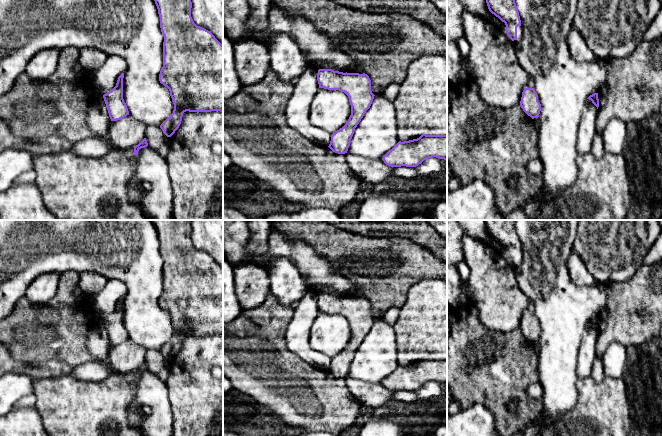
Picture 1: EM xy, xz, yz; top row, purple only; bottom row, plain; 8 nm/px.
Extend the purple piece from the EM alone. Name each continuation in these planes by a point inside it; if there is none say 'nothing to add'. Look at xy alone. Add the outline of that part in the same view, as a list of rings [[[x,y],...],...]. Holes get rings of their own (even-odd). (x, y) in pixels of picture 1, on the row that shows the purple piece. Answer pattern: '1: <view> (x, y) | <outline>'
1: xy (73, 187) | [[[134,147],[126,151],[111,151],[107,155],[99,158],[76,156],[70,152],[35,156],[33,170],[36,172],[34,184],[42,194],[44,205],[58,220],[147,220],[140,209],[130,203],[127,196],[127,185],[134,172]]]

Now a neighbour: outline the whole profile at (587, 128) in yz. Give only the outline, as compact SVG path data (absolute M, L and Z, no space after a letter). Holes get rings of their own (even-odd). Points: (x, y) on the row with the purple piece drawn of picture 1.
M591 100L585 101L582 118L577 134L577 151L586 154L591 151L593 139L596 133L598 109Z

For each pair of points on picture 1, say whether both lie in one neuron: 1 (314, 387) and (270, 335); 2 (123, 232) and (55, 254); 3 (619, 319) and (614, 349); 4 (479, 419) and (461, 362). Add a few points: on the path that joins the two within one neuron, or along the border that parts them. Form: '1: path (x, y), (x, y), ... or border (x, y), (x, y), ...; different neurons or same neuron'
1: path (301, 374), (277, 348); same neuron
2: path (106, 232), (77, 232), (72, 237); same neuron
3: border (626, 346), (611, 342), (601, 357); different neurons
4: border (461, 408), (483, 404), (495, 418); different neurons

